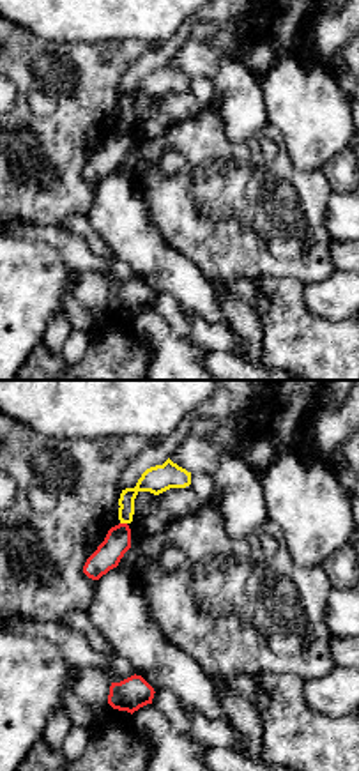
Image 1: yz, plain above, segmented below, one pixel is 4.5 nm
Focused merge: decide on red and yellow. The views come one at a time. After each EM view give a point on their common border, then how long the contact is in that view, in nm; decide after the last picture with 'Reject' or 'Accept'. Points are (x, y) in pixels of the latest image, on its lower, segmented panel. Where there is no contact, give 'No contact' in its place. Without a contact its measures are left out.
Touches red at (124, 524). Shared border 30 nm

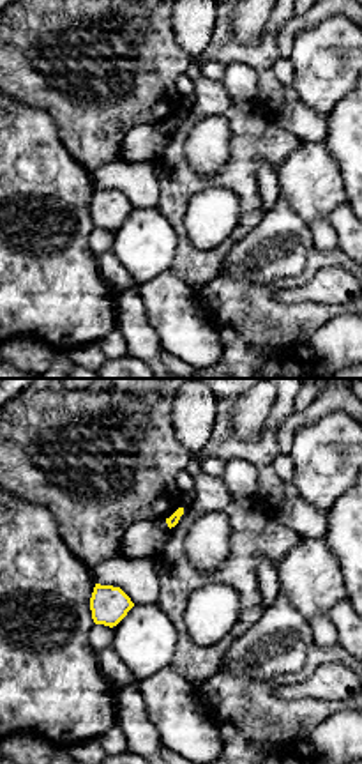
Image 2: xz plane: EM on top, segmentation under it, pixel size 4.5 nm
No contact

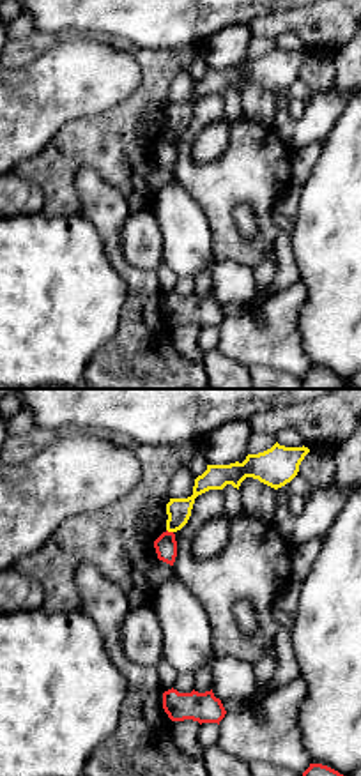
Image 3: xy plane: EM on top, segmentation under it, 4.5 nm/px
Touches red at (170, 532). Shared border 40 nm

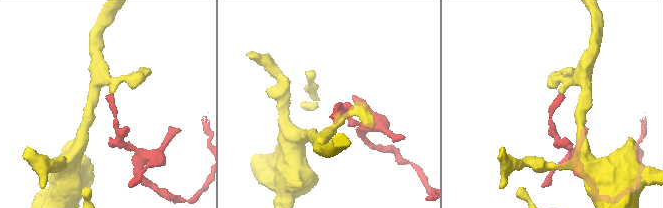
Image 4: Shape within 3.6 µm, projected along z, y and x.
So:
Reject

